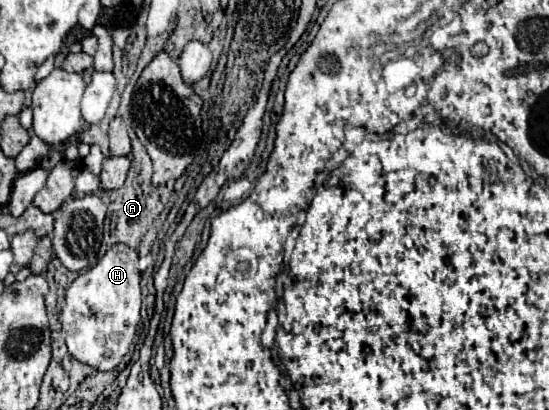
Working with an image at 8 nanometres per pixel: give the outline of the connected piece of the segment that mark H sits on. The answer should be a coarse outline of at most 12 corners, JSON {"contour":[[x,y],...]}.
{"contour":[[116,244],[66,292],[68,352],[114,370],[140,322],[138,252]]}

